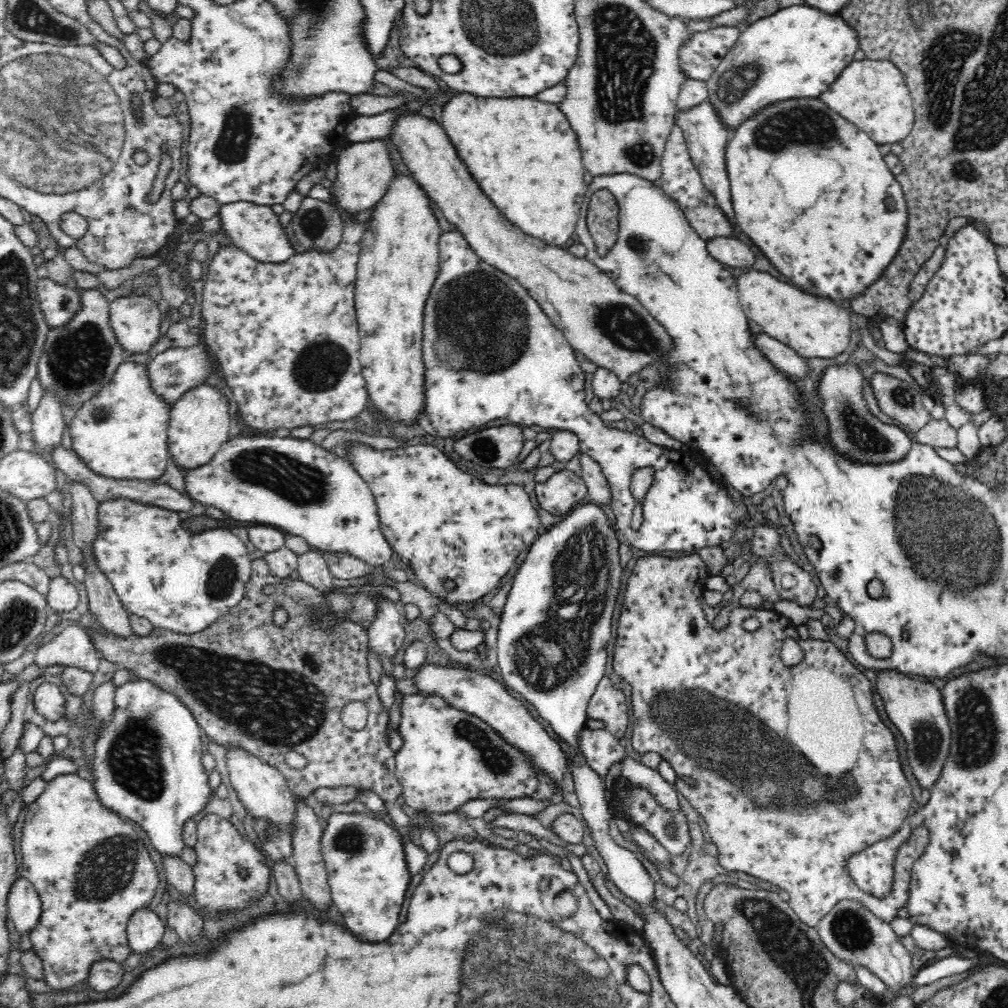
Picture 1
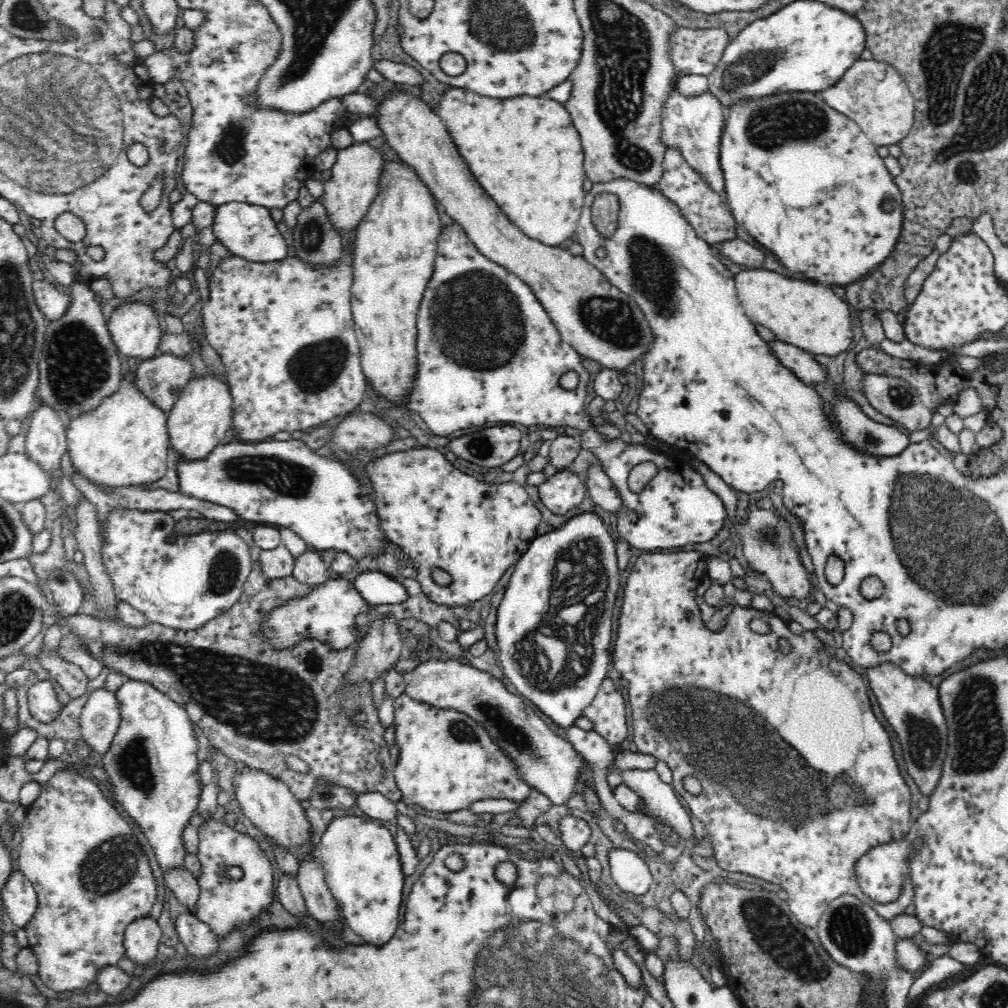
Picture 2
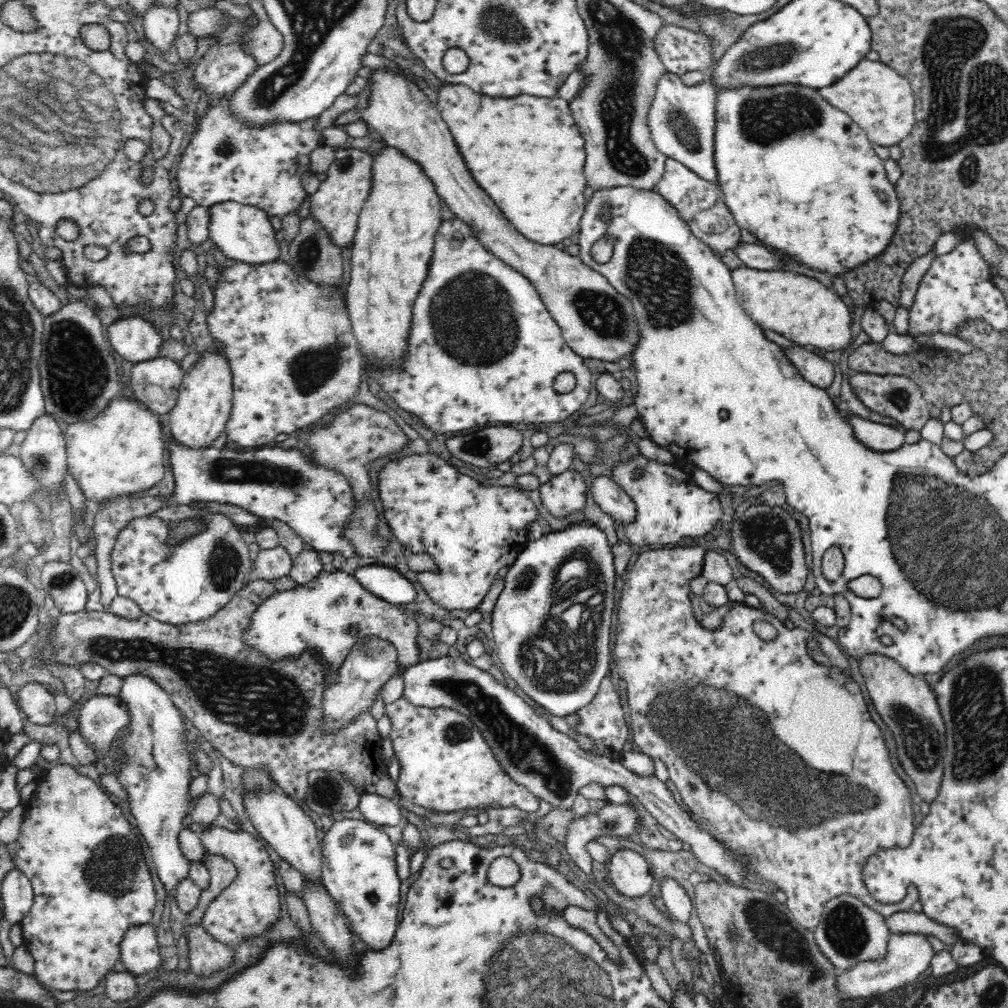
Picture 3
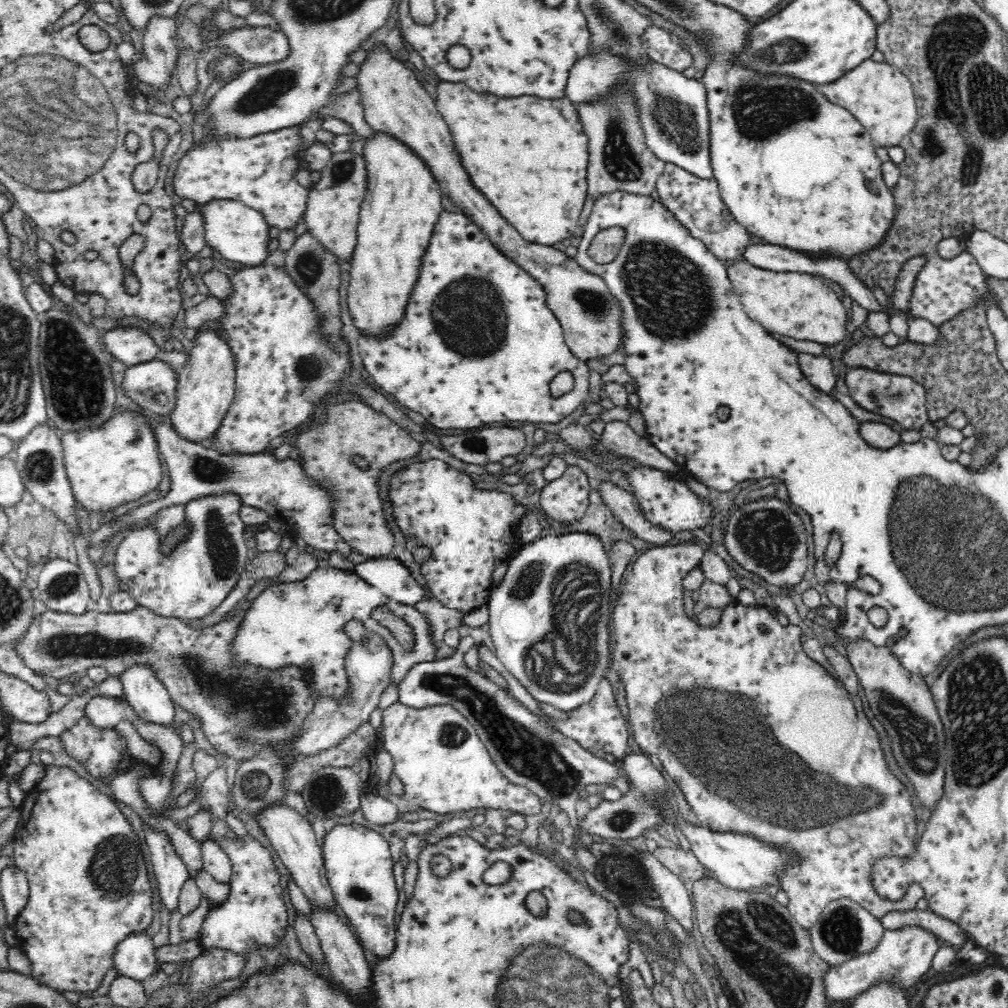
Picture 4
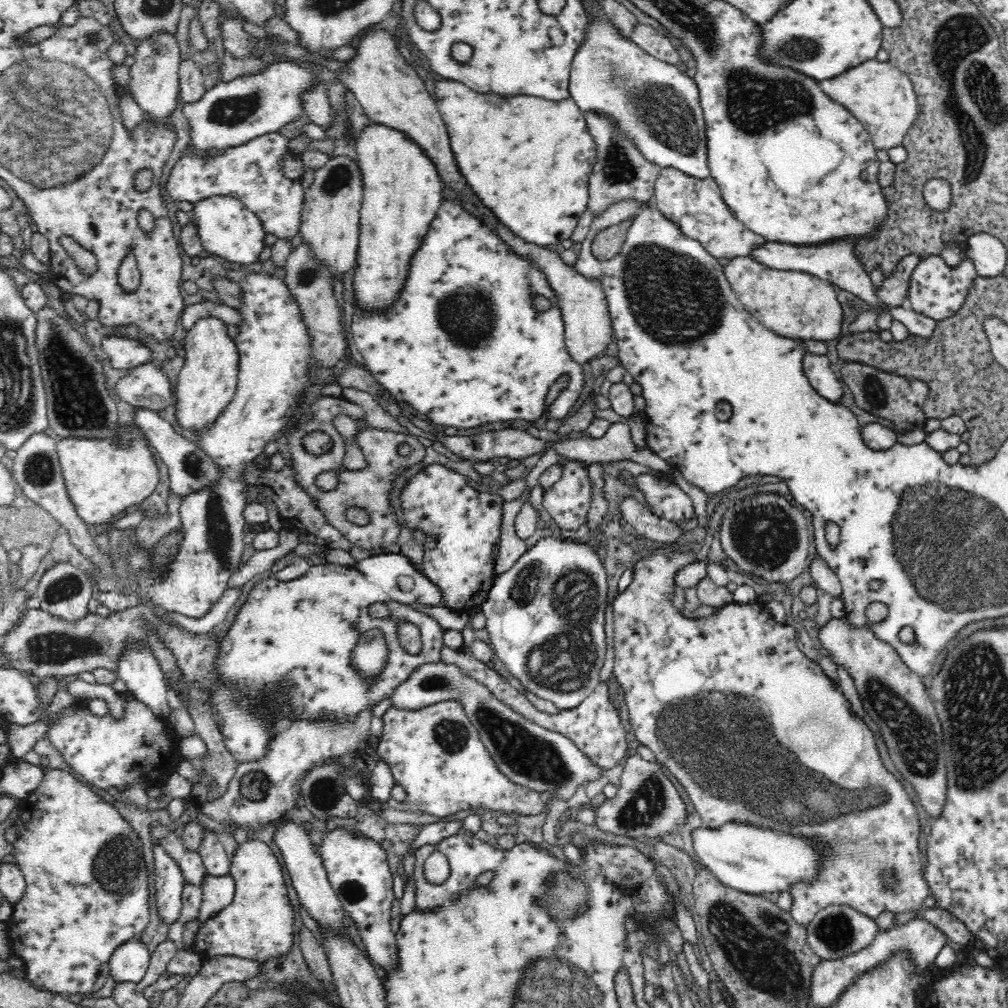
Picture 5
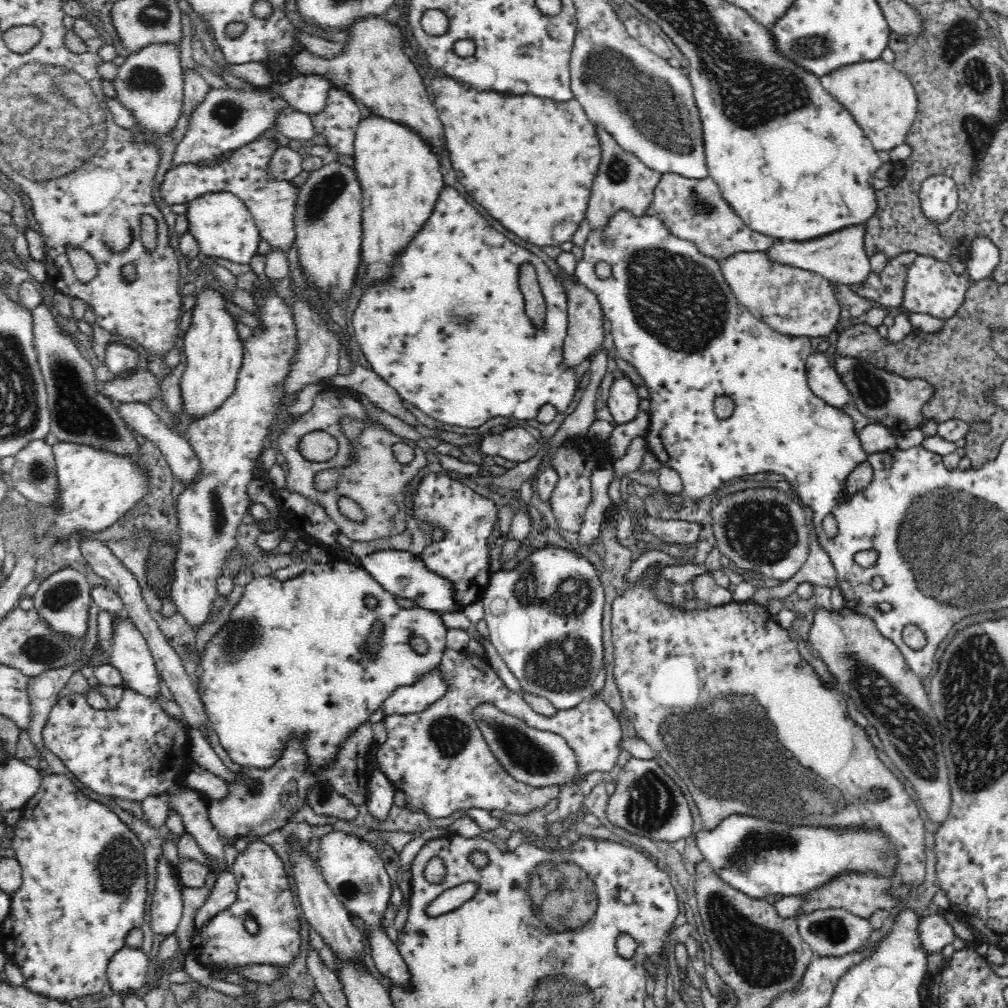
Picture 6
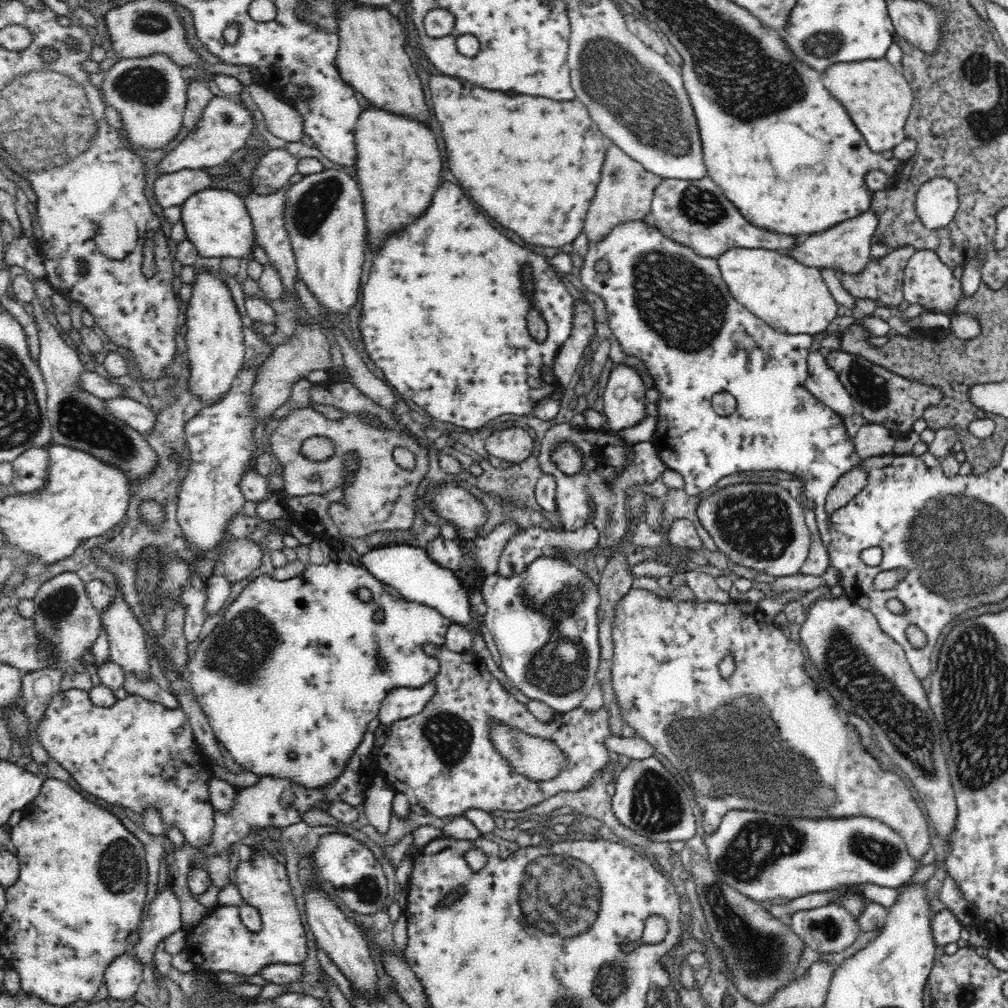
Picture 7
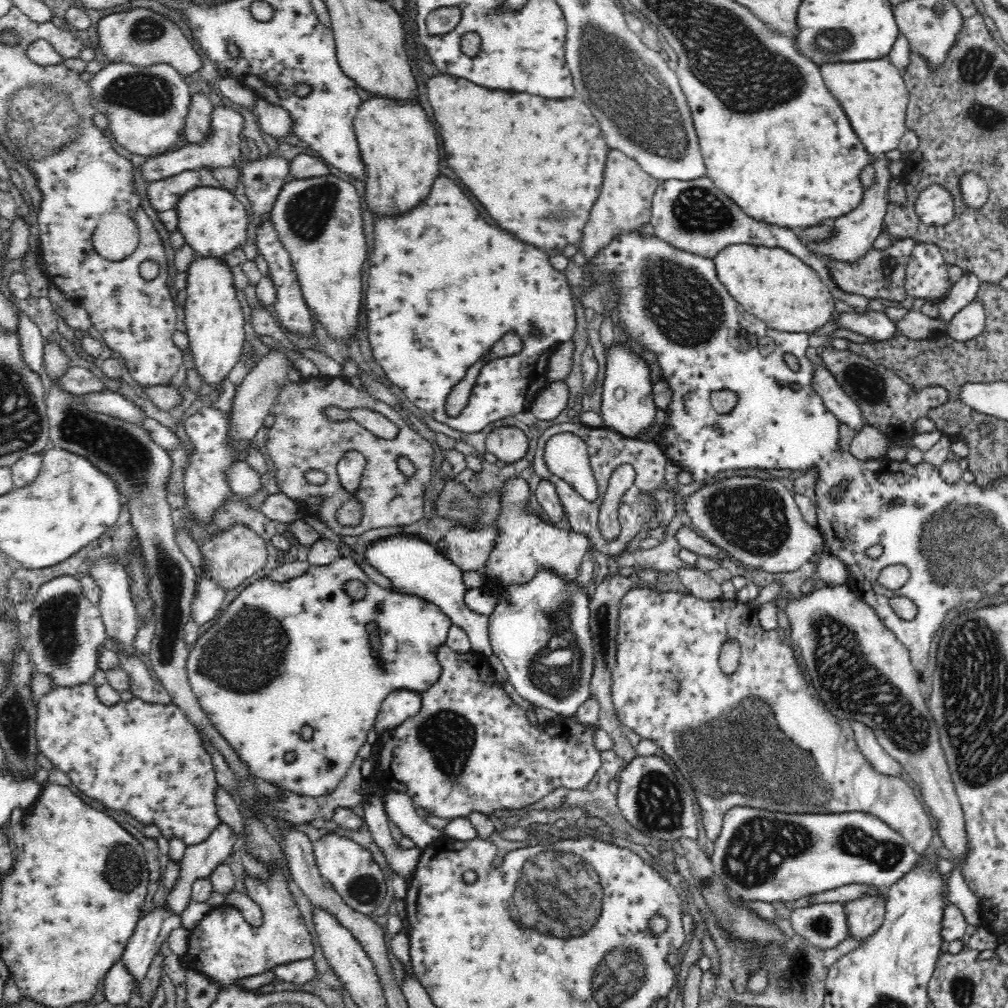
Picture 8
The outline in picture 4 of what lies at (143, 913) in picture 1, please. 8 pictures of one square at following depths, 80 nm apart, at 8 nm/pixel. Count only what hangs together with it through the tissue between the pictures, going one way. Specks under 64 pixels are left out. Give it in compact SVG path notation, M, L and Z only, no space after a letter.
M146 929L132 931L117 944L114 952L114 968L117 974L134 978L136 982L142 982L154 975L156 970L171 975L178 970L182 971L184 967L189 967L189 960L163 963L158 959L156 950L152 936L146 932Z

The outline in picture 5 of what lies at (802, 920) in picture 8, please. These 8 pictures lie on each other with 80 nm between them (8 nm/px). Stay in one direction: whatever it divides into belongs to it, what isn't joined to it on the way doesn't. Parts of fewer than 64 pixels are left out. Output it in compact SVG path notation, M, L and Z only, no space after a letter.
M846 903L831 904L821 909L814 921L805 929L812 950L823 960L838 960L868 948L874 942L875 936L882 931L876 919L872 919Z

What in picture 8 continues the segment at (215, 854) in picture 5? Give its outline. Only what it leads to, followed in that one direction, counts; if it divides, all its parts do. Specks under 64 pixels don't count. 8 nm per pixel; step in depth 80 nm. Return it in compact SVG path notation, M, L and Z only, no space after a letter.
M90 683L74 685L72 687L57 686L52 692L48 692L48 694L40 700L40 704L38 704L37 707L35 737L38 750L42 751L63 773L70 776L71 782L76 788L88 797L102 802L106 808L126 811L145 825L155 824L160 828L160 834L162 836L168 838L168 840L173 836L182 837L187 847L193 847L204 842L220 822L215 803L218 782L215 777L215 768L213 767L211 756L204 750L194 723L190 722L186 713L174 703L168 705L150 703L134 697L128 700L128 702L118 701L114 706L104 706L97 700L95 685Z

